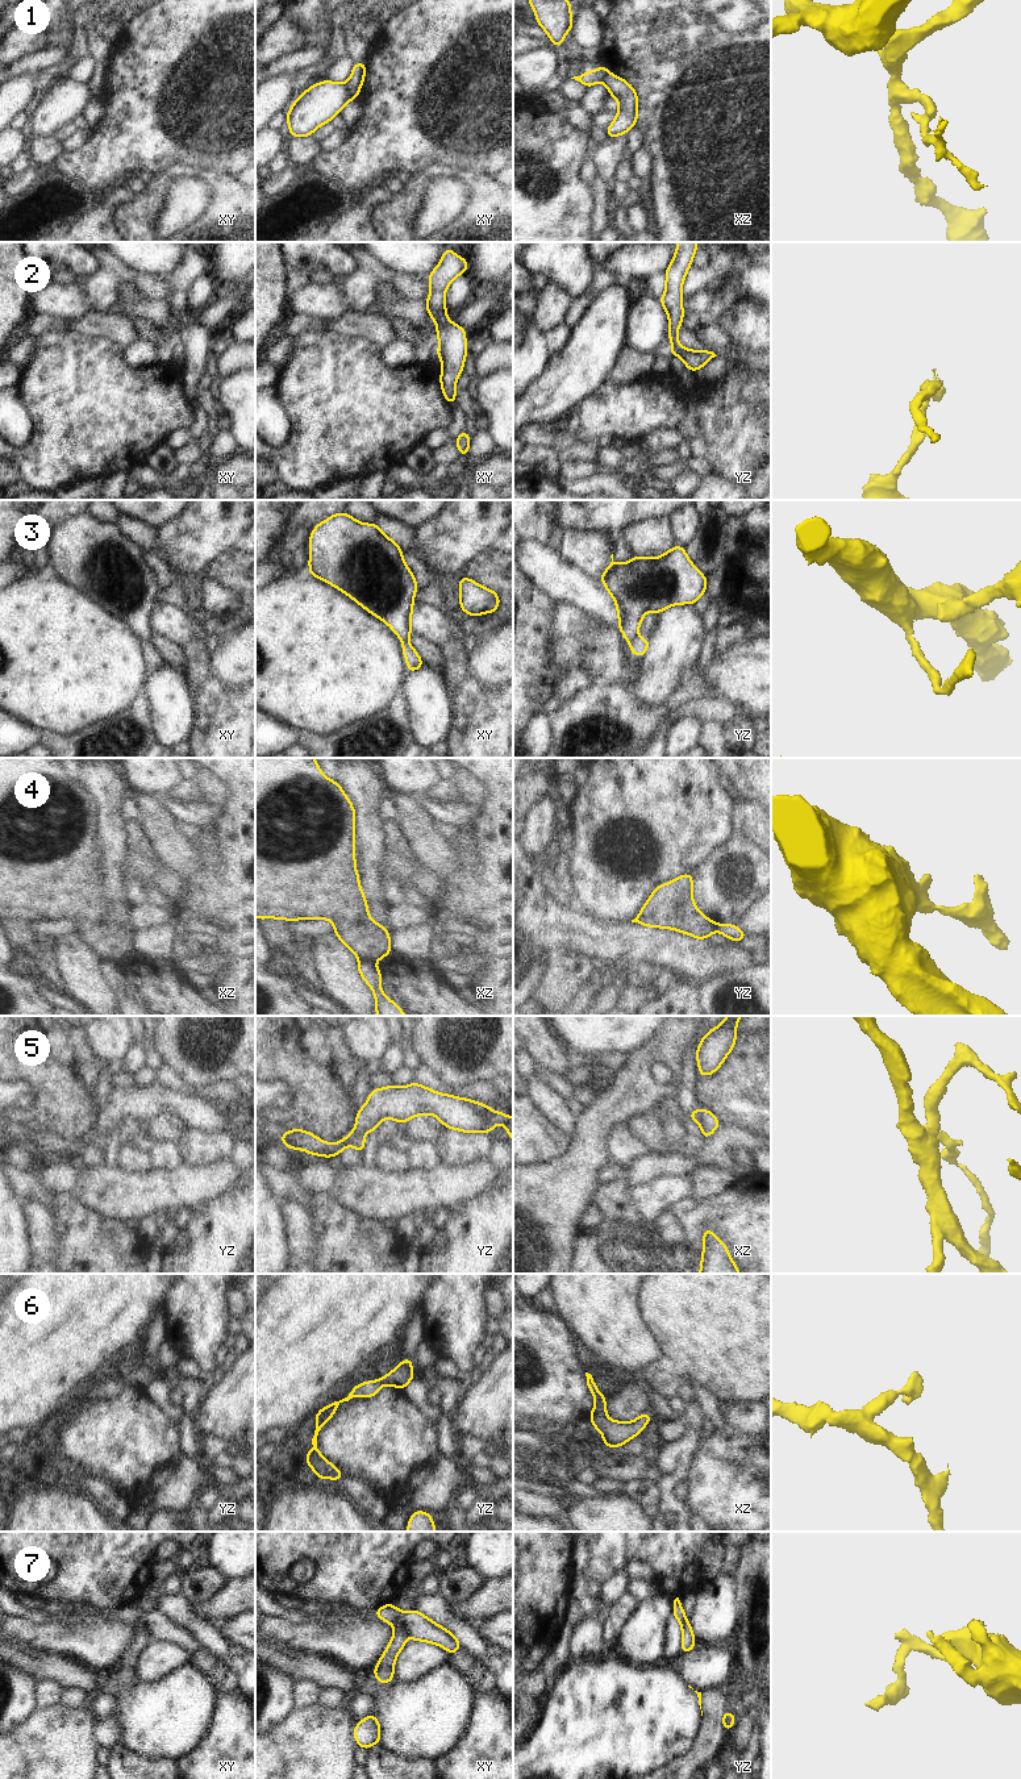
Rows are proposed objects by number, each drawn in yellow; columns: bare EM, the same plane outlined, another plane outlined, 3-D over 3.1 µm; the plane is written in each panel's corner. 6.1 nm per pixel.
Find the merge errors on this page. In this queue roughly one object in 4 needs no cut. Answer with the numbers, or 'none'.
1, 2, 3, 4, 5, 7

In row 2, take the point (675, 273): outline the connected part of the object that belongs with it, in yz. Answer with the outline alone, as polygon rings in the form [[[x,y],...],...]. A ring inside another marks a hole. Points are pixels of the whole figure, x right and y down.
[[[678,242],[675,255],[671,264],[666,268],[666,292],[658,300],[668,314],[667,338],[674,346],[679,346],[678,329],[682,326],[684,309],[682,305],[682,284],[687,275],[687,270],[692,266],[697,242]]]

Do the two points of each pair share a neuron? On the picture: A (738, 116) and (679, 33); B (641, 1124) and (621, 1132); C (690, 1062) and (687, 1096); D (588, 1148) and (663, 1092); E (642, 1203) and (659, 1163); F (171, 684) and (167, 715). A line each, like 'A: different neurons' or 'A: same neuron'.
A: same neuron
B: different neurons
C: same neuron
D: same neuron
E: different neurons
F: same neuron

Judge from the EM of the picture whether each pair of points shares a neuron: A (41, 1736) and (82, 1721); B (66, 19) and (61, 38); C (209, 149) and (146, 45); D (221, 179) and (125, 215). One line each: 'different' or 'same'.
A: same
B: same
C: same
D: same

